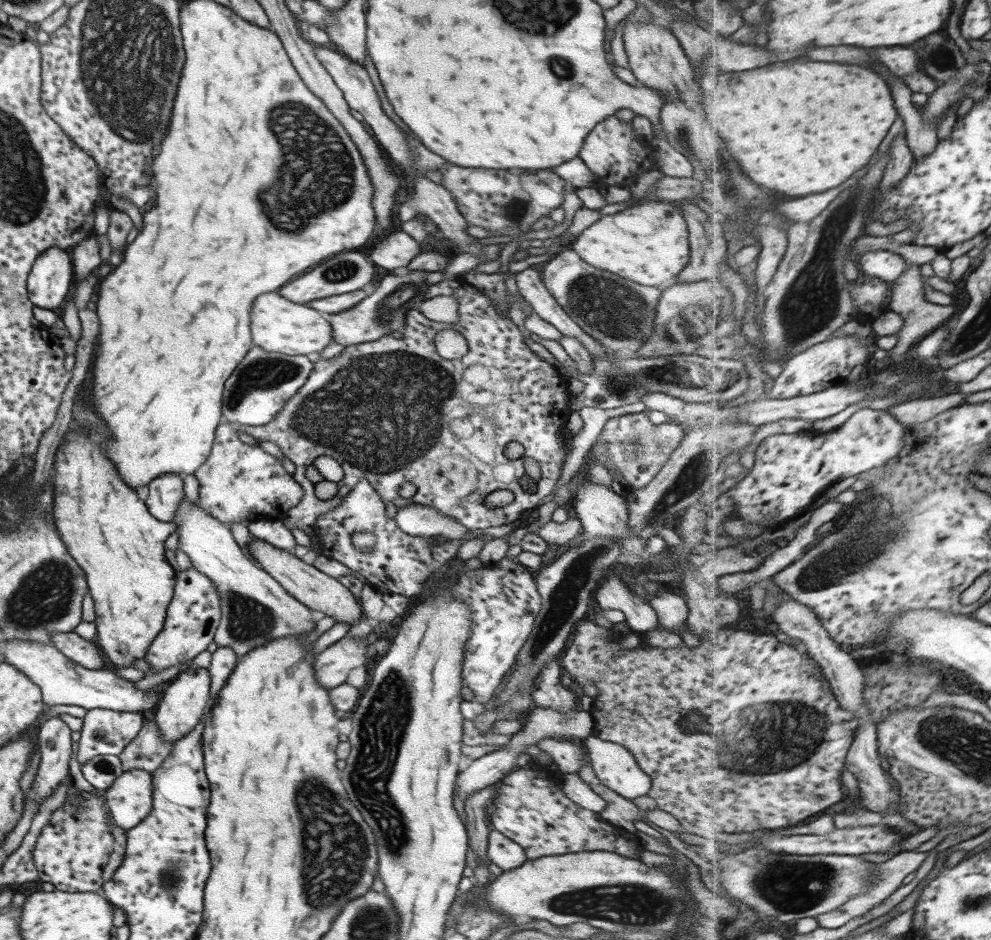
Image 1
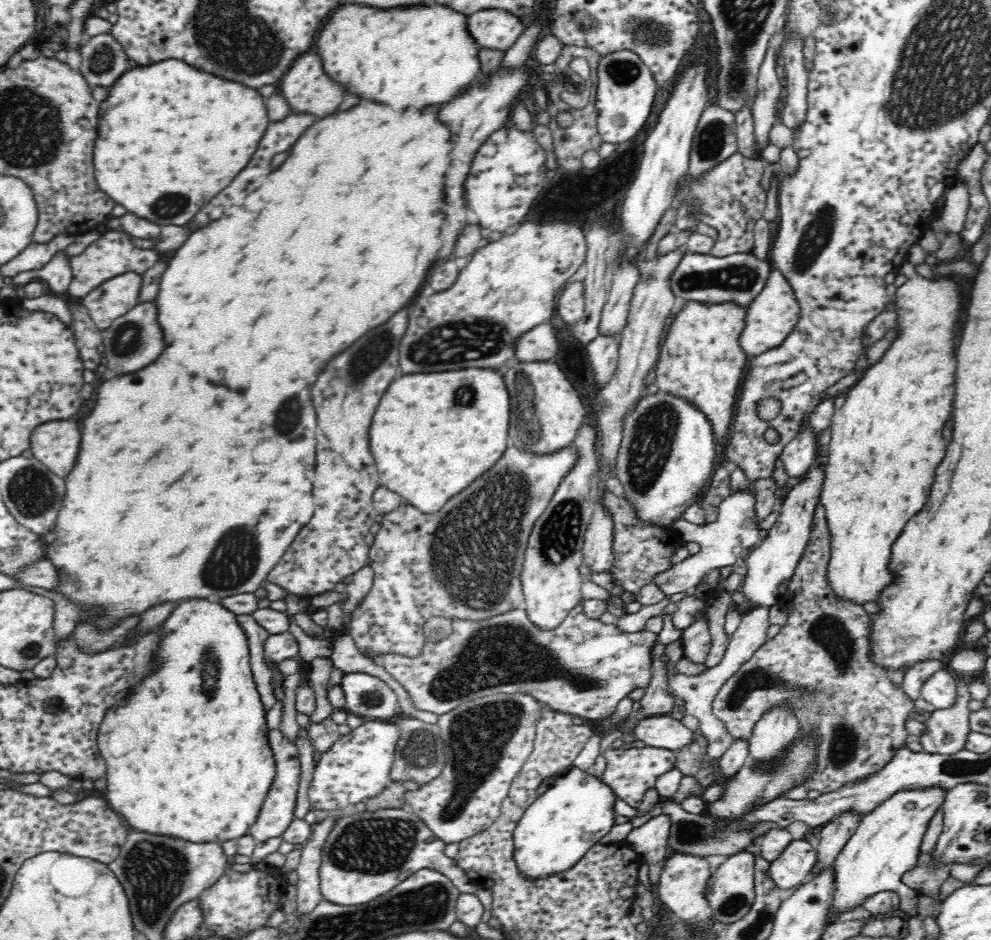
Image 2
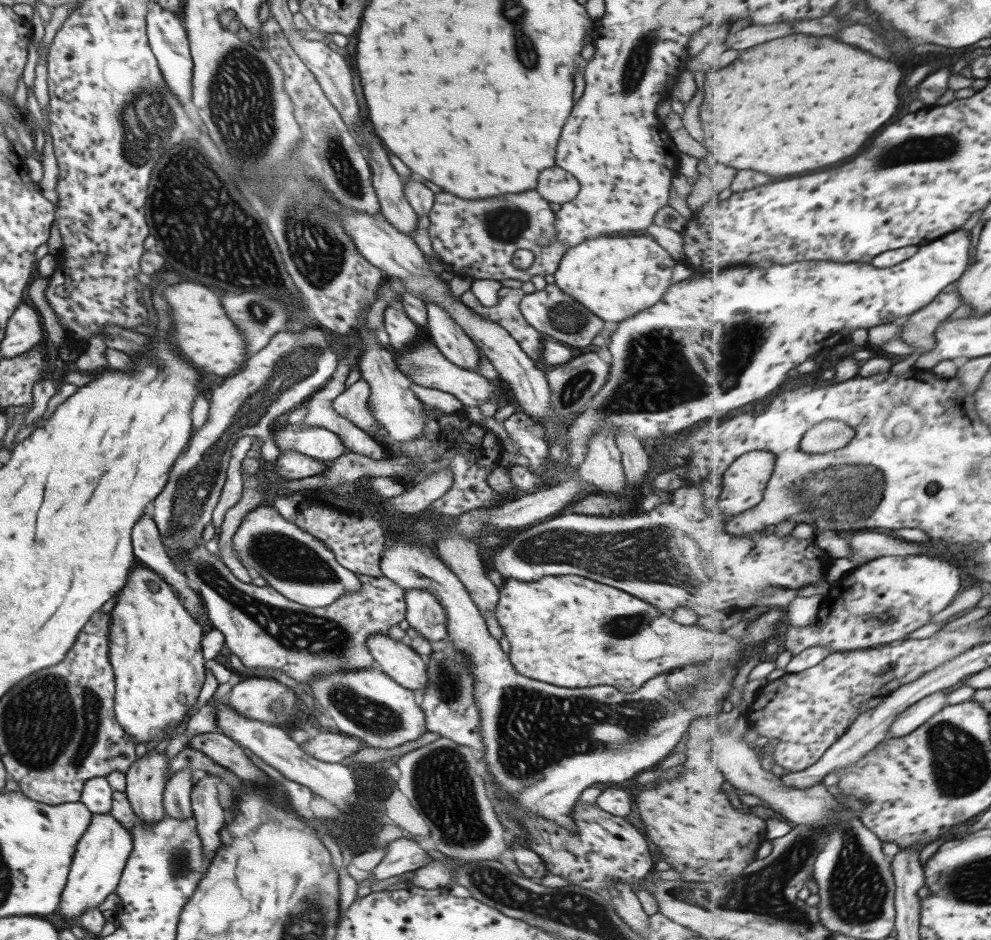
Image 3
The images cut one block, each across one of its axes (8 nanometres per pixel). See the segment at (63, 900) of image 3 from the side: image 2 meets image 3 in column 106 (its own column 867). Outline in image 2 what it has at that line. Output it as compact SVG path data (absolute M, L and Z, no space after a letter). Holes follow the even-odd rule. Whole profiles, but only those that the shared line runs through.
M939 786L898 791L861 818L856 832L833 862L836 892L831 908L831 920L842 910L860 906L866 896L872 896L882 890L898 893L901 900L900 909L907 914L916 913L914 899L918 892L902 883L900 878L904 872L914 870L916 860L920 856L922 838L936 812L943 810L947 792L948 790Z

